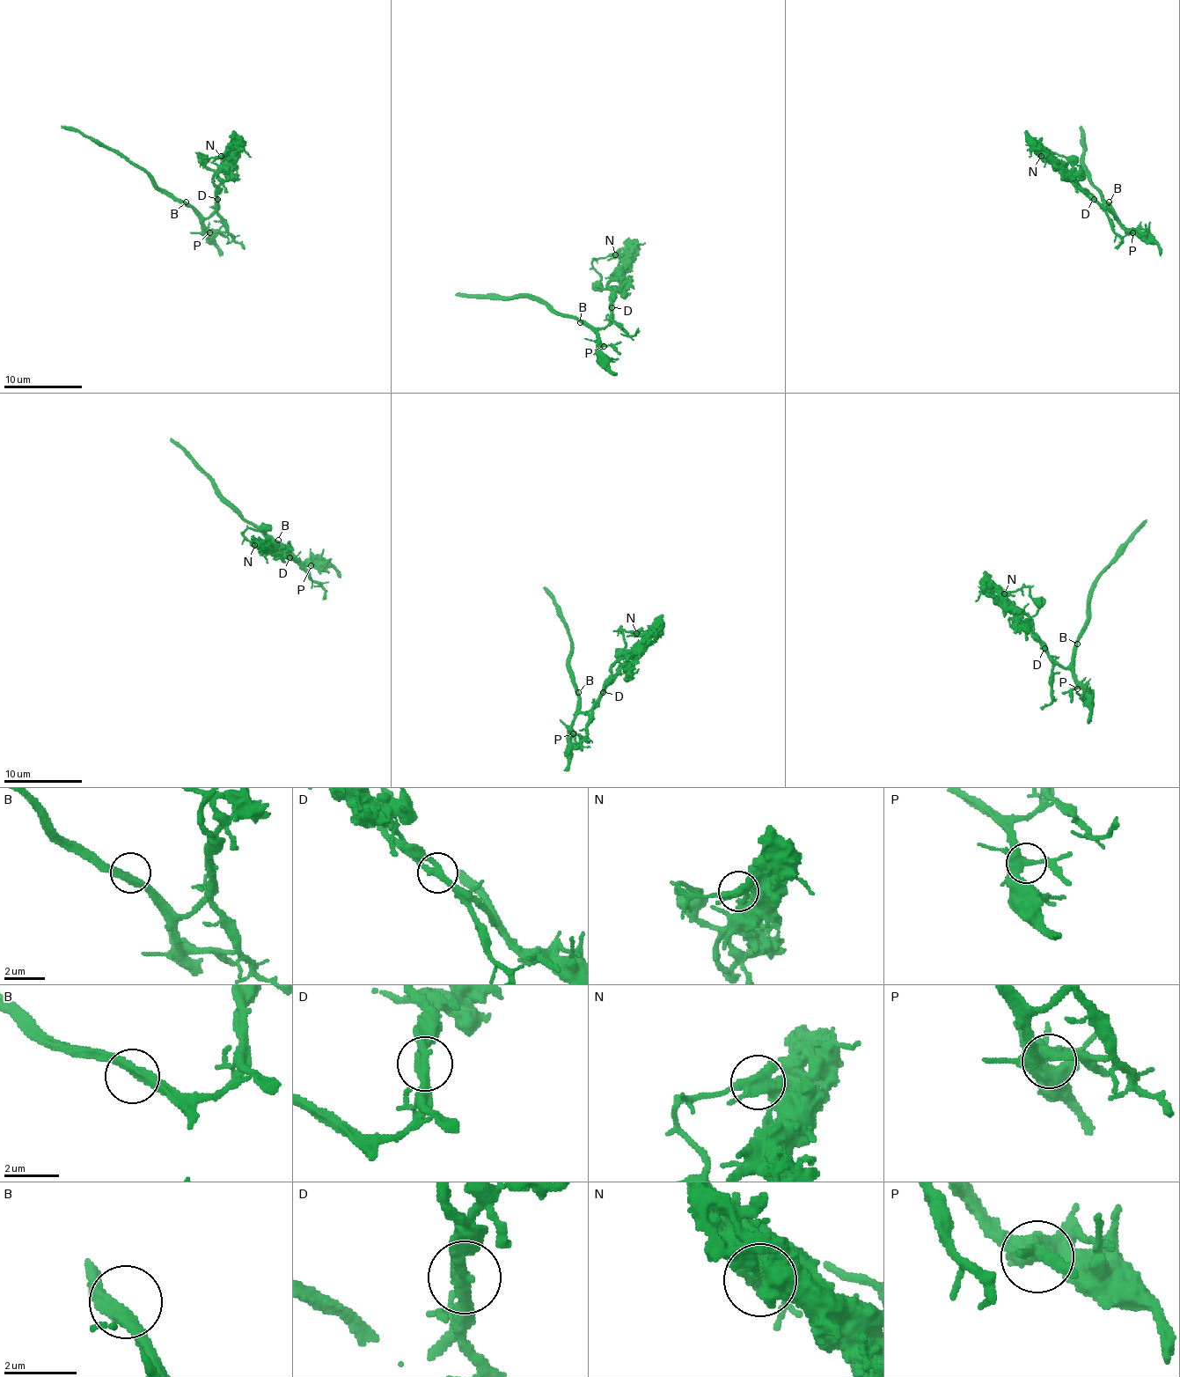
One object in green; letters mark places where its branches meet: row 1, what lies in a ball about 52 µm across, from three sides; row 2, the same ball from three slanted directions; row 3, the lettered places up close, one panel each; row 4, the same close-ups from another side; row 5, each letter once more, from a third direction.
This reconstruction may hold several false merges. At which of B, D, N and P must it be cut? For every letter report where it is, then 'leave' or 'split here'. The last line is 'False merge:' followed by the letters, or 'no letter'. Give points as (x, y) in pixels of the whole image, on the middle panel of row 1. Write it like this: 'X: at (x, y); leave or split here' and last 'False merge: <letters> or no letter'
B: at (580, 322); leave
D: at (611, 307); split here
N: at (615, 254); split here
P: at (604, 346); leave
False merge: D, N

